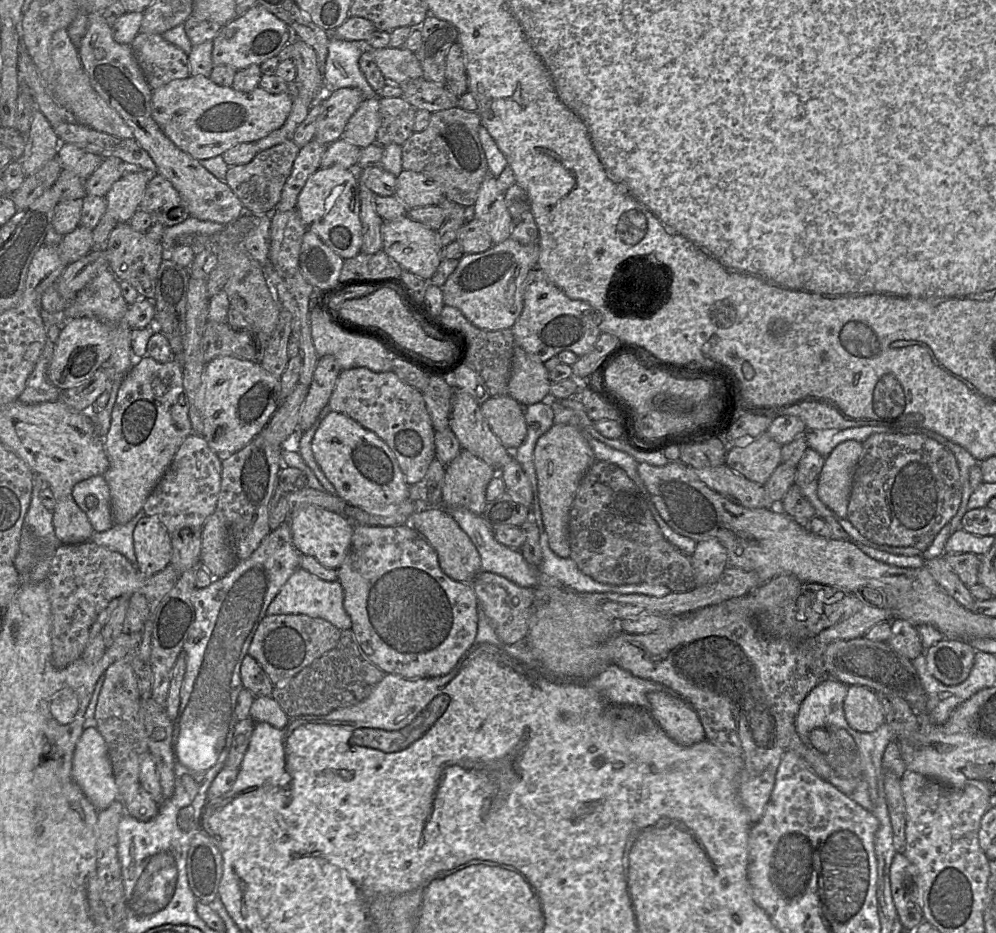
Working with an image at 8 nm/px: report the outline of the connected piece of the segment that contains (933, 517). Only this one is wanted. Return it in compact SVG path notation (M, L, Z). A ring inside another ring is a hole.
M873 433L862 444L863 452L853 474L847 519L876 544L914 547L924 552L960 506L962 486L954 454L921 433Z

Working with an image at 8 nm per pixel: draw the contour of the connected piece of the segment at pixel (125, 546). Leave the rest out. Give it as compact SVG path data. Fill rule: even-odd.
M141 509L126 524L115 524L111 529L104 532L94 531L90 540L100 546L121 553L136 567L137 558L133 544L133 532L138 521L144 516L146 516L146 513Z

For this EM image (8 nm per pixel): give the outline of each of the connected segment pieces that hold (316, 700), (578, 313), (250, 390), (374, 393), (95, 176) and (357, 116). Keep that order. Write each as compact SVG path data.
M341 630L339 642L332 650L302 669L282 686L274 686L271 697L289 718L326 715L333 710L365 700L385 674L362 653L353 631Z
M536 265L526 277L523 310L511 330L515 345L520 346L529 355L544 363L562 351L572 351L578 357L587 354L601 334L601 321L602 316L598 310L585 301L570 299Z
M216 357L205 365L202 384L202 437L220 459L245 447L263 430L281 403L280 379L267 372L260 363L252 361Z
M357 367L341 370L327 405L331 411L349 416L364 428L375 433L384 442L394 454L409 487L424 481L428 467L436 458L436 454L435 430L421 391L403 383L392 371L373 372L365 367Z
M107 157L85 180L85 192L89 196L105 197L111 186L130 168L130 164L116 157Z
M366 98L348 120L342 137L359 148L376 142L380 127L379 98Z

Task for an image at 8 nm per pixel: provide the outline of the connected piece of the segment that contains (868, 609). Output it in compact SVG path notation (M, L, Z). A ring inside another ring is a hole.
M803 583L800 595L797 599L766 600L765 598L754 598L755 595L747 593L744 596L732 598L719 604L707 606L696 611L678 615L673 619L670 629L655 631L648 634L629 634L617 632L610 639L600 645L602 659L611 665L616 665L632 675L652 680L664 685L674 694L687 702L697 713L705 732L705 739L717 746L726 756L733 760L736 765L736 789L741 804L746 809L751 823L754 825L761 819L767 803L771 797L775 785L776 773L779 768L783 754L786 751L789 739L793 731L796 731L796 716L800 705L807 694L818 684L828 677L823 654L828 644L837 640L852 640L862 637L874 625L882 622L891 622L895 617L889 609L874 606L862 600L861 593L843 593L830 586ZM753 617L756 617L761 631L755 626Z

